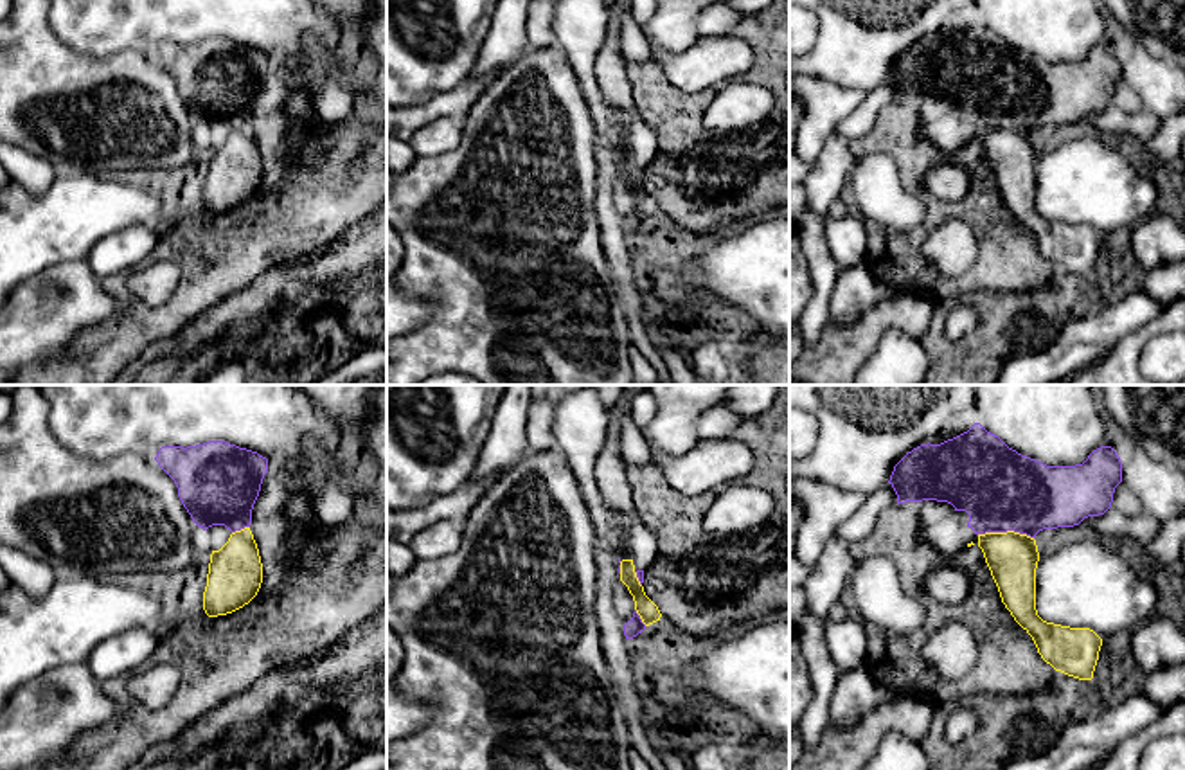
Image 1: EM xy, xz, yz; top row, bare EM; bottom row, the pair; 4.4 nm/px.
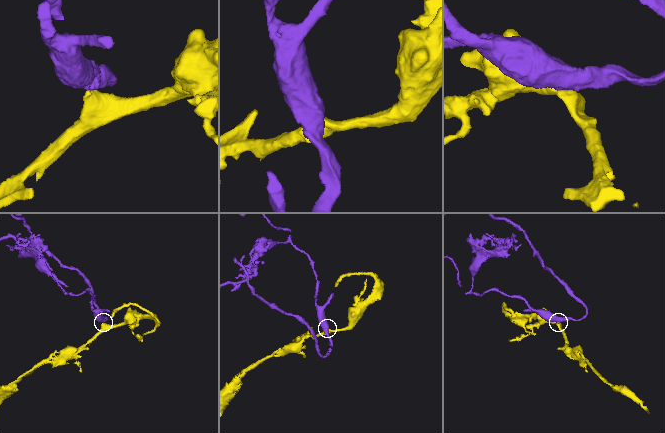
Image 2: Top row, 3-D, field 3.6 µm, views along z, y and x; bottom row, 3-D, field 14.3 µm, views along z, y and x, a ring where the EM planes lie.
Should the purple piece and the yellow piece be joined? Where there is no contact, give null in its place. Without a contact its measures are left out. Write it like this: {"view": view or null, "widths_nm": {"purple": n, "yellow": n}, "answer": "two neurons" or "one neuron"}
{"view": "yz", "widths_nm": {"purple": 360, "yellow": 220}, "answer": "one neuron"}

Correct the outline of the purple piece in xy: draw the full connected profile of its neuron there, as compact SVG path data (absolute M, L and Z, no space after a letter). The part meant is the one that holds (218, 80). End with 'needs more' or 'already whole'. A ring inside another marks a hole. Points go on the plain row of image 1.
M209 38L187 45L162 43L155 58L174 77L198 124L225 122L232 128L228 139L210 151L205 210L218 214L243 205L263 180L263 160L250 121L268 56L225 38Z; needs more

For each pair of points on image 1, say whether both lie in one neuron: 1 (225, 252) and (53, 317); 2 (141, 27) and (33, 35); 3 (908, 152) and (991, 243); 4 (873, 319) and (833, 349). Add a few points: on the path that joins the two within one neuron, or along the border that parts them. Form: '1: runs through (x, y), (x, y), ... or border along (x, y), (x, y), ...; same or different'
1: border along (101, 279), (101, 285), (128, 308), (87, 331); different
2: border along (47, 18), (53, 31), (67, 45), (90, 56); different
3: runs through (914, 182), (937, 209), (966, 209), (970, 213); same
4: runs through (864, 328), (842, 349); same

